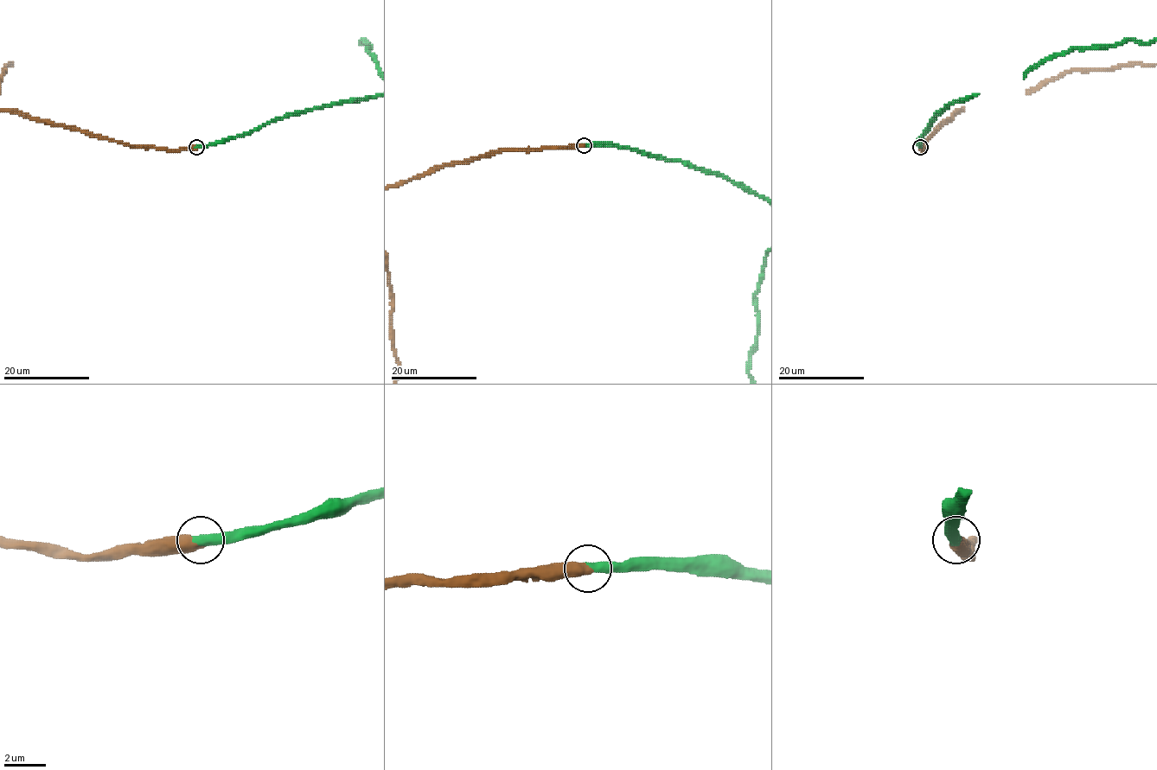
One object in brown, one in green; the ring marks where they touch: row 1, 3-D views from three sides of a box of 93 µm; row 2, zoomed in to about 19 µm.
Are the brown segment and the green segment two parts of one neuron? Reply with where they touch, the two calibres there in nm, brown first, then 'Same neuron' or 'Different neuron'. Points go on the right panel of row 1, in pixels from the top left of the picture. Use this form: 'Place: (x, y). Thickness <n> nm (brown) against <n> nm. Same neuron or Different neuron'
Place: (920, 147). Thickness 550 nm (brown) against 500 nm. Same neuron

